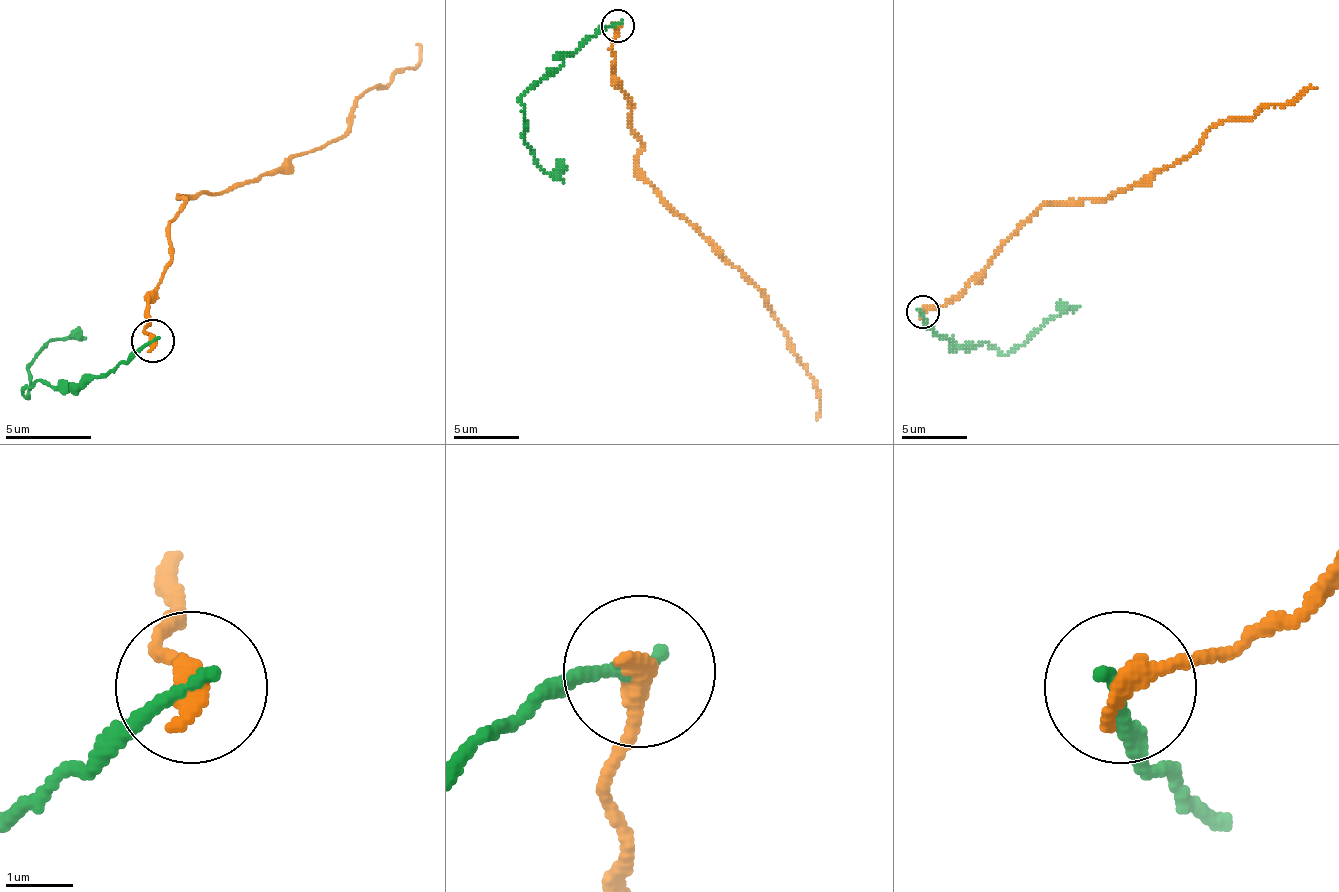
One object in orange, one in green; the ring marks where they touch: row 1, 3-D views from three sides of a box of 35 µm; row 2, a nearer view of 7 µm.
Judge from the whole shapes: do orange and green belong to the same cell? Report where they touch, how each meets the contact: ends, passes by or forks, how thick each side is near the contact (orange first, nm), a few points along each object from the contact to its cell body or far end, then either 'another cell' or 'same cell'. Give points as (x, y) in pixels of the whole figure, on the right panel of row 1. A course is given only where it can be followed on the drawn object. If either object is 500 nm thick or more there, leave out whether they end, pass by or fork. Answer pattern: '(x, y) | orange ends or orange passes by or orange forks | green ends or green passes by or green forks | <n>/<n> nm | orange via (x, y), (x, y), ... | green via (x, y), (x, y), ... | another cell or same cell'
(922, 312) | orange ends | green ends | 360/240 nm | orange via (923, 312), (946, 306), (1044, 205), (1109, 199), (1180, 163), (1213, 127), (1245, 121), (1317, 88) | green via (923, 312), (923, 319), (956, 345), (988, 342), (1008, 355), (1070, 309), (1057, 303) | another cell

